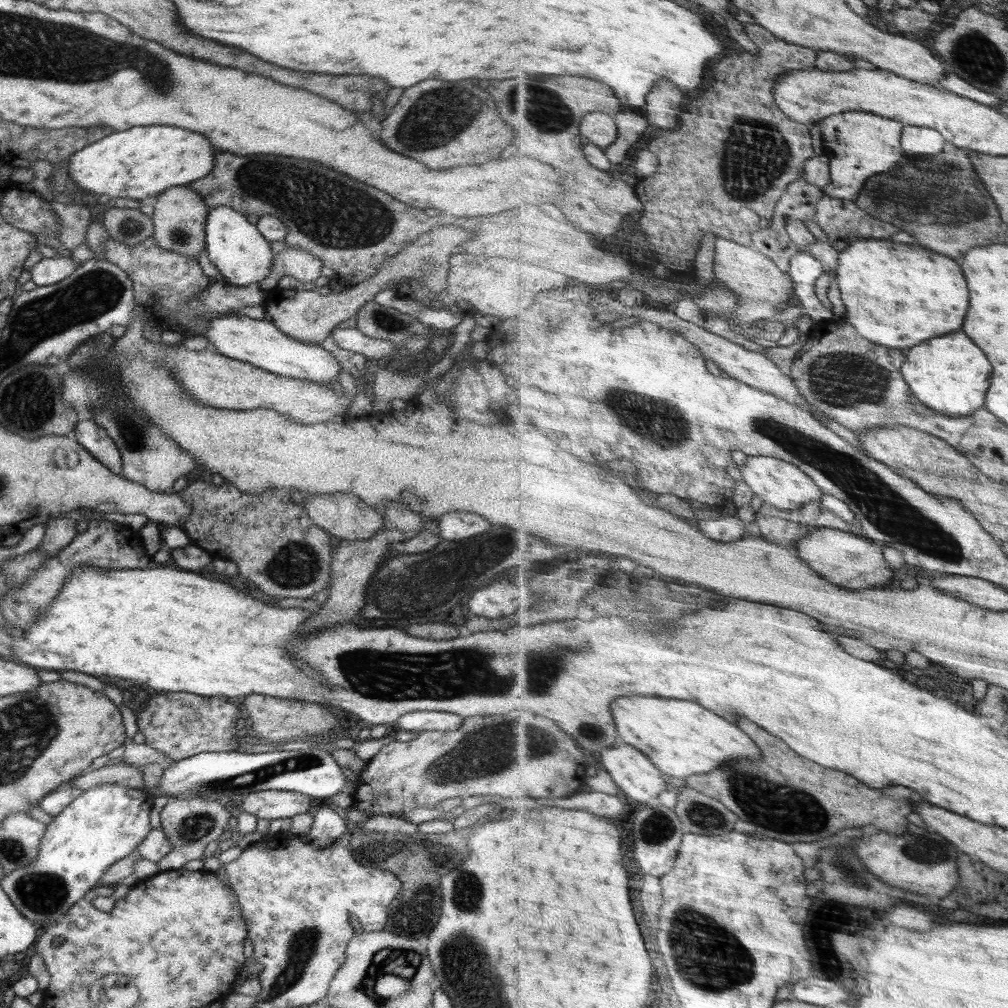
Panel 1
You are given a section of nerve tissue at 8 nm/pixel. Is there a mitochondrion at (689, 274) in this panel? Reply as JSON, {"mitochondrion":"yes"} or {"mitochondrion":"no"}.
{"mitochondrion":"no"}

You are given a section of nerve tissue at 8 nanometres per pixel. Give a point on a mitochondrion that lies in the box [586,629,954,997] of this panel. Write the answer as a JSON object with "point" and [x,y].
{"point":[707,964]}

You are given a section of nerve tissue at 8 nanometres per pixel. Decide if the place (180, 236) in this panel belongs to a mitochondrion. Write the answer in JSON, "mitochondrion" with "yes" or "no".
{"mitochondrion":"yes"}

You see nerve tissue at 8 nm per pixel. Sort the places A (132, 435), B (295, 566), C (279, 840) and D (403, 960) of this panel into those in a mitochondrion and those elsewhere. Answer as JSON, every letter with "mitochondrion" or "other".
{"A":"mitochondrion","B":"mitochondrion","C":"other","D":"mitochondrion"}

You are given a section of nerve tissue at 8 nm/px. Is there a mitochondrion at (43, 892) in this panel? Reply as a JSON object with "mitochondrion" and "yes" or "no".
{"mitochondrion":"yes"}

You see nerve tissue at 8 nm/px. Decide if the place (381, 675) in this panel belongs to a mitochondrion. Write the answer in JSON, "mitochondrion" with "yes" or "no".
{"mitochondrion":"yes"}

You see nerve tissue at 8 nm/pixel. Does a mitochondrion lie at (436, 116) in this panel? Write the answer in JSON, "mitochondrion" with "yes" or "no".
{"mitochondrion":"yes"}

